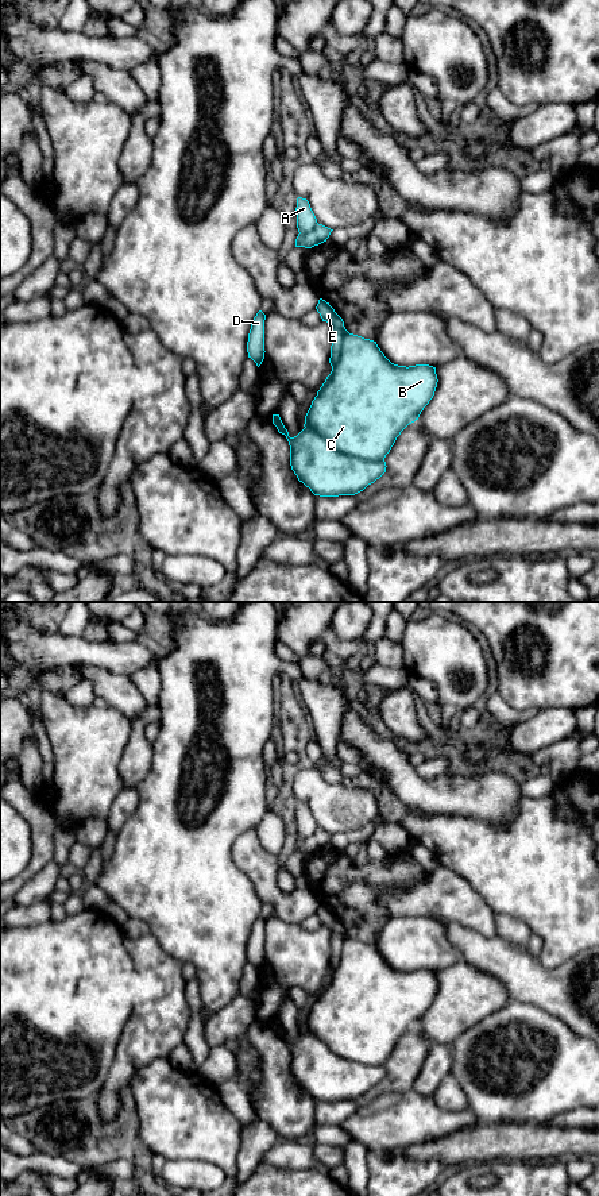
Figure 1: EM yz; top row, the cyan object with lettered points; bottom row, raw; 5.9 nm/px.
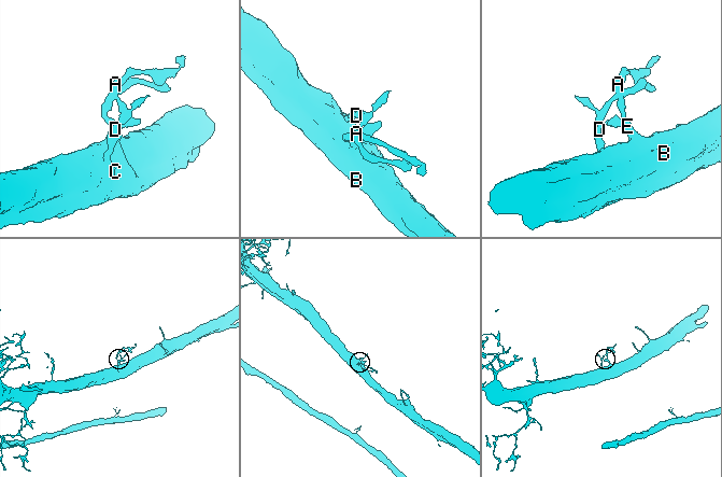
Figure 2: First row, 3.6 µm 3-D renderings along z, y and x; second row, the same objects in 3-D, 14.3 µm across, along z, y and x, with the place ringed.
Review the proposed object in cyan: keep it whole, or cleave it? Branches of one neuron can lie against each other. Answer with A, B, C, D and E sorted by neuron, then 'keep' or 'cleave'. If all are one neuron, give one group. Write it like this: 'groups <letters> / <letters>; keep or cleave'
groups A B C E / D; cleave

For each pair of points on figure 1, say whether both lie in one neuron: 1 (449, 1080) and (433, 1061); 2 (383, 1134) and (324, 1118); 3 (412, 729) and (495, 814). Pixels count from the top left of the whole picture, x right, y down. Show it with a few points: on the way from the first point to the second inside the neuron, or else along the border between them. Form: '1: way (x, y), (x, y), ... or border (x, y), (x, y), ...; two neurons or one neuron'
1: border (449, 1072), (441, 1080), (433, 1096); two neurons
2: border (359, 1106), (340, 1125); two neurons
3: border (389, 733), (400, 743), (412, 748); two neurons

